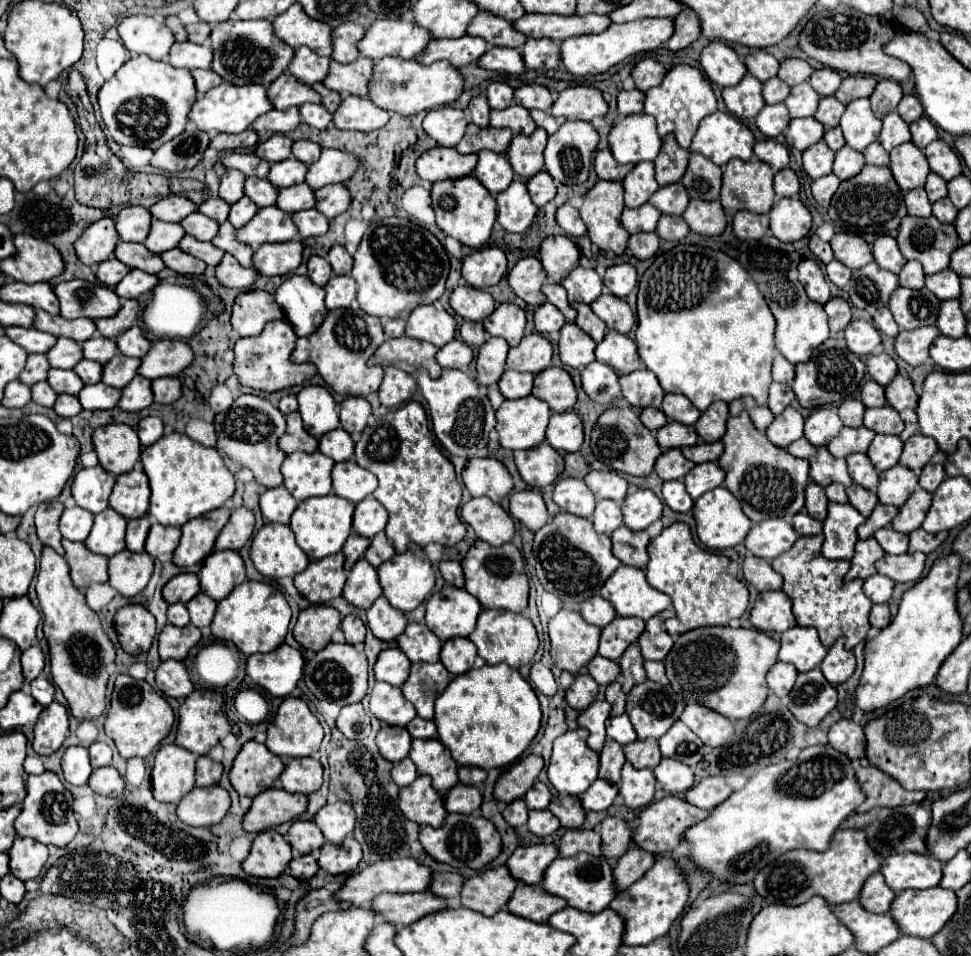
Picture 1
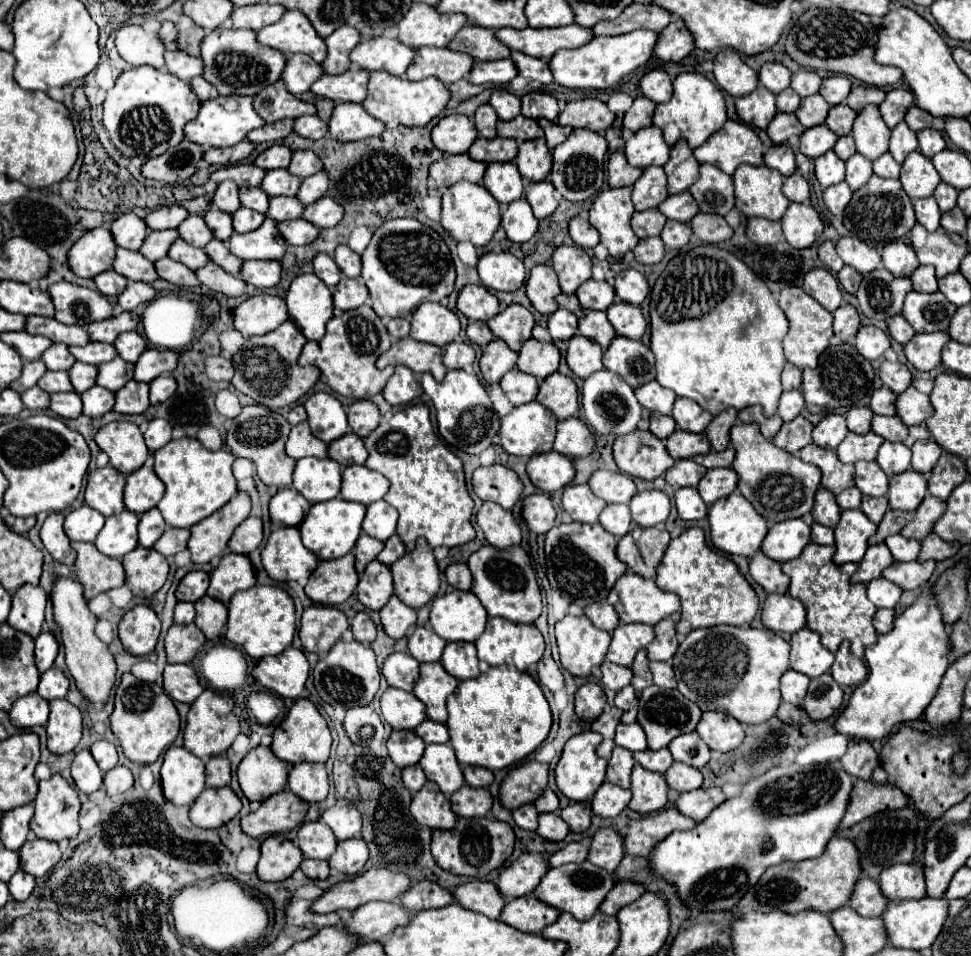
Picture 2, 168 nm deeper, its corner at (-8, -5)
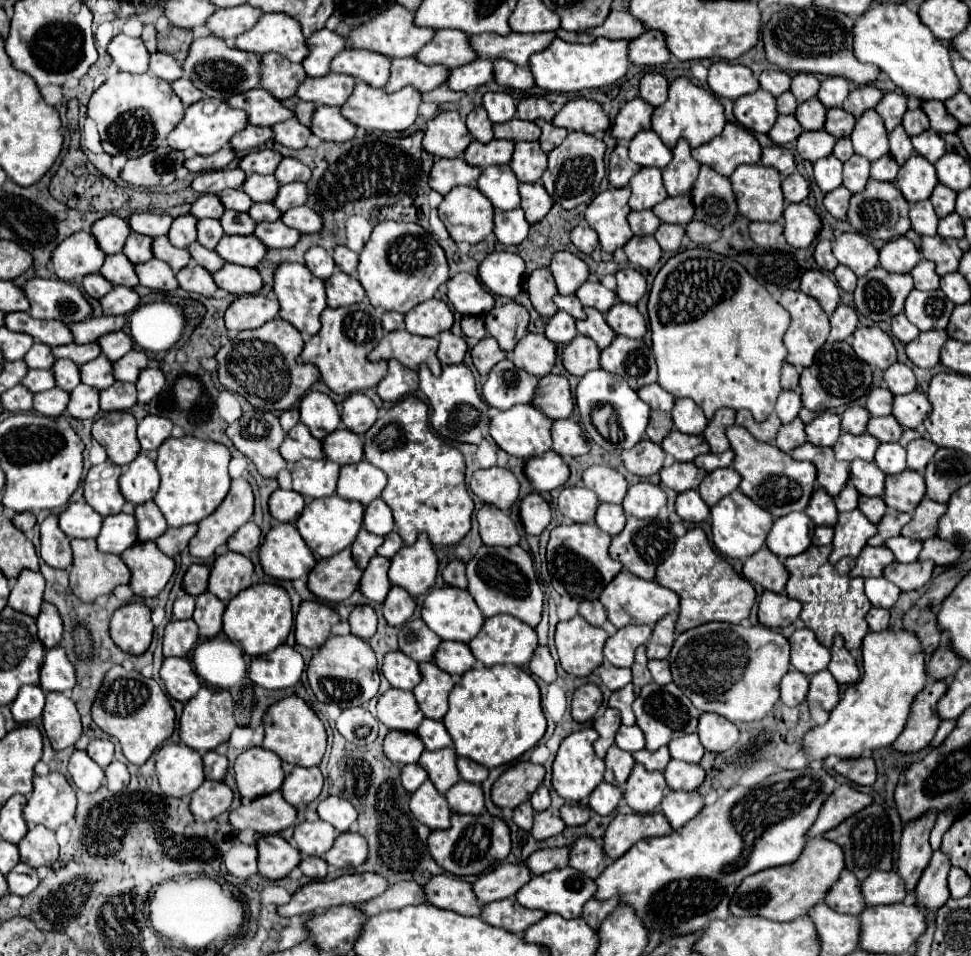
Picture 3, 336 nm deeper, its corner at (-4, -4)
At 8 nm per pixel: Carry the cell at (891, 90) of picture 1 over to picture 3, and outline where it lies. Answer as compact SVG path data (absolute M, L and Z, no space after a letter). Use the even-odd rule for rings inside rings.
M898 91L884 93L884 97L876 105L876 113L884 119L888 131L892 131L896 125L902 123L902 115L906 113L906 109L908 109L908 99Z

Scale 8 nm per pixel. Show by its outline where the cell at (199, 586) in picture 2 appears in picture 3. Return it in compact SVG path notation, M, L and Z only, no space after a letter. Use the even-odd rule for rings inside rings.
M198 563L192 565L192 567L186 571L184 579L182 579L184 591L186 591L188 595L192 595L192 597L204 593L206 587L208 587L208 575L210 575L210 569L208 569L206 565L198 565Z

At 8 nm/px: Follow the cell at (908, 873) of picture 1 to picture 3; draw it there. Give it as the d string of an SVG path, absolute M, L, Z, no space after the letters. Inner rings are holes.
M872 871L862 881L862 893L866 905L890 905L900 903L906 897L906 883L896 871Z

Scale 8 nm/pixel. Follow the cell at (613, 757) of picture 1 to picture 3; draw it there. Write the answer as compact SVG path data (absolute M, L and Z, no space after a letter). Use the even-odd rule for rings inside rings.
M612 745L608 749L608 755L606 755L606 775L604 775L604 781L606 783L612 783L612 785L618 785L622 787L634 767L634 759L630 753L622 751L620 747Z

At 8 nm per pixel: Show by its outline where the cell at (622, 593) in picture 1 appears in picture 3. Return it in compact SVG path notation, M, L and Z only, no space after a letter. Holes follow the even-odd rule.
M622 571L616 575L616 579L606 585L606 589L600 595L600 603L606 607L608 619L620 629L630 623L634 625L650 625L654 627L658 619L668 615L670 611L678 611L678 595L670 589L664 589L656 581L644 581L628 571Z

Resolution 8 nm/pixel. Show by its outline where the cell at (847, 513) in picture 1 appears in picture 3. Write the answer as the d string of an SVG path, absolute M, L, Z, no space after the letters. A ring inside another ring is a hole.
M854 509L840 513L838 523L834 525L834 541L830 563L838 563L842 557L858 557L866 541L876 533L876 525L870 523L862 511Z

